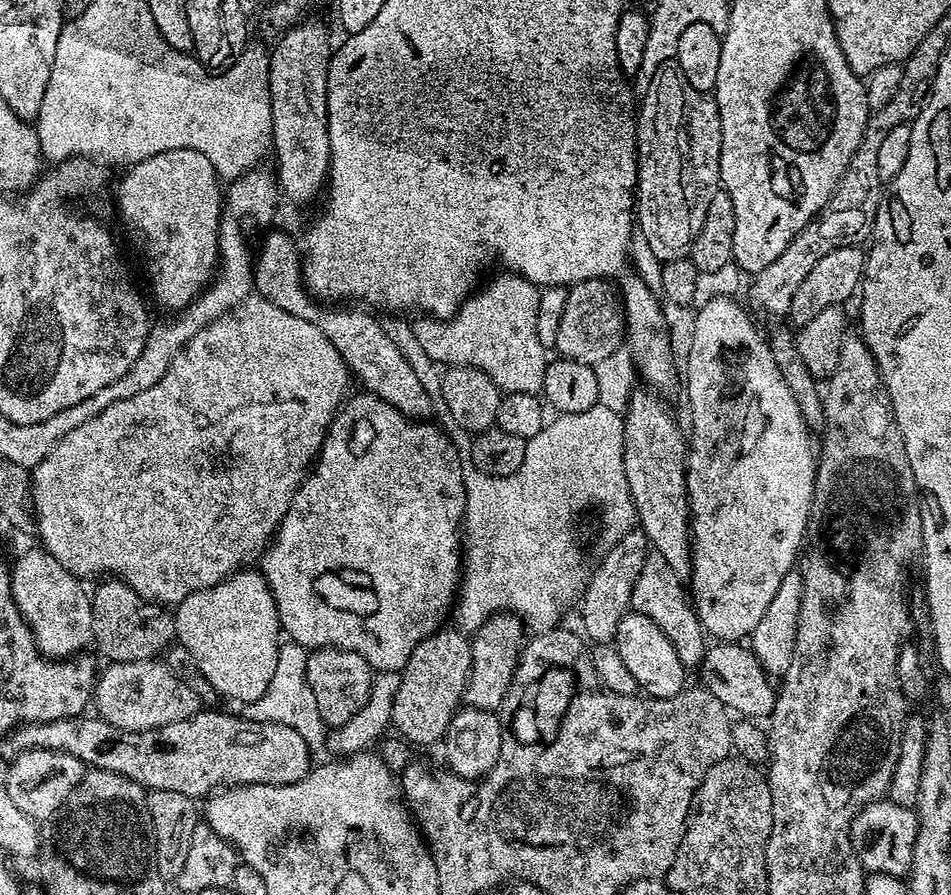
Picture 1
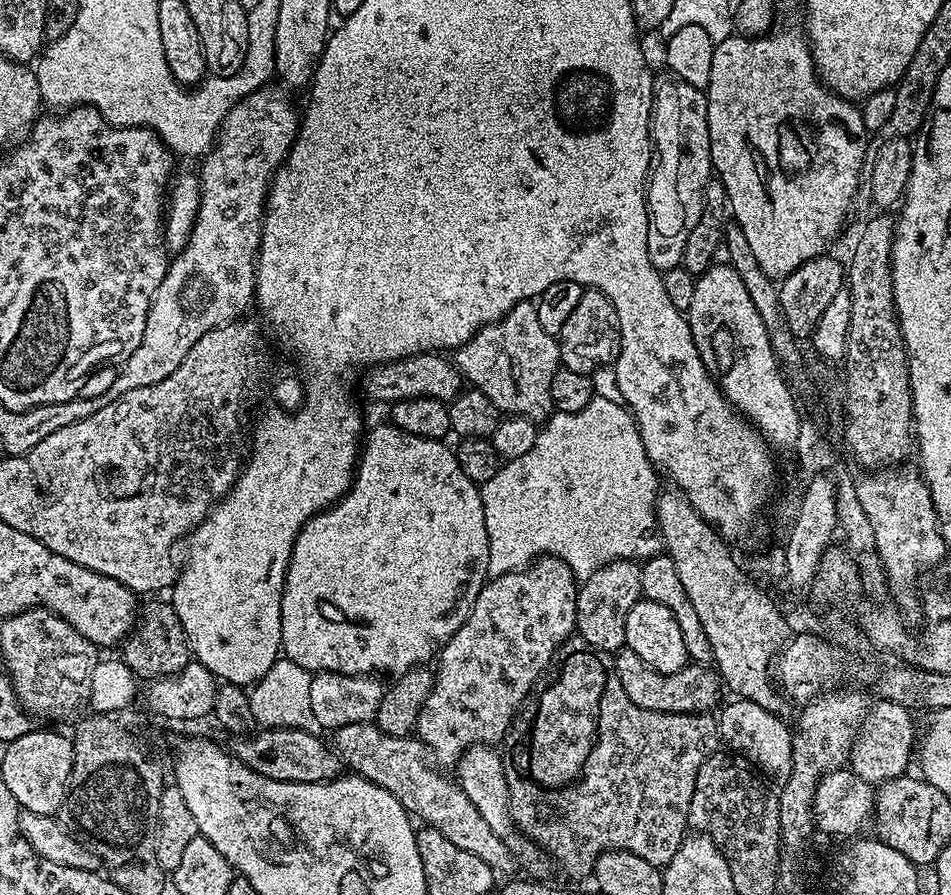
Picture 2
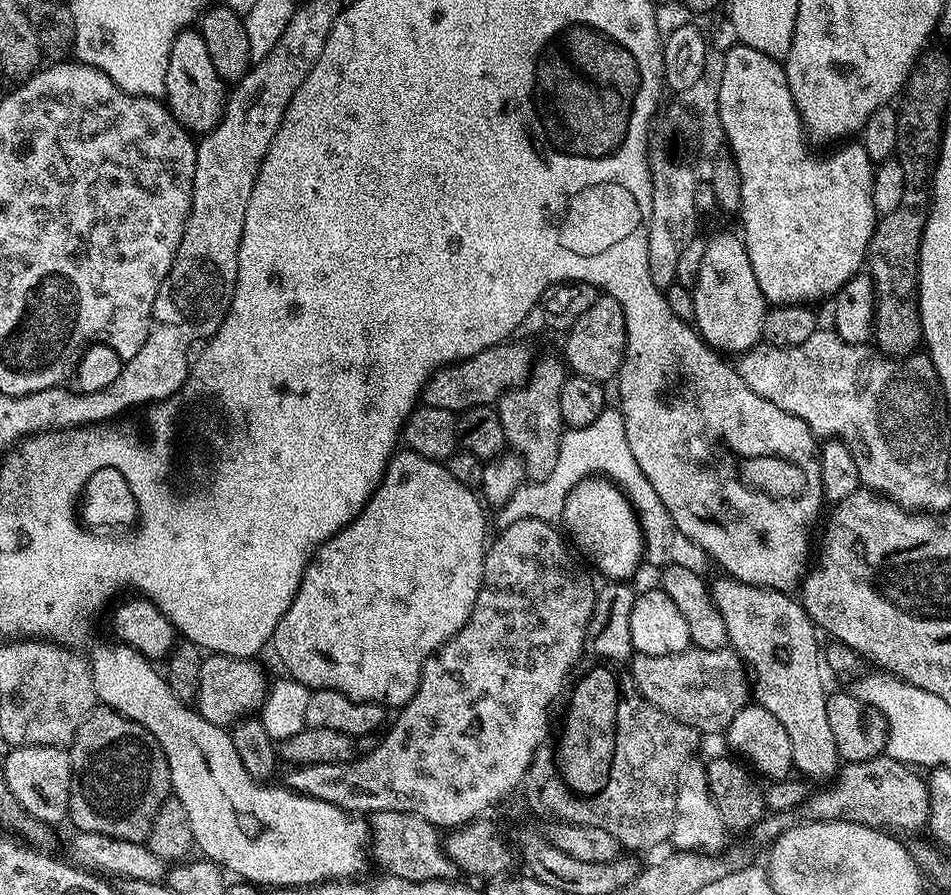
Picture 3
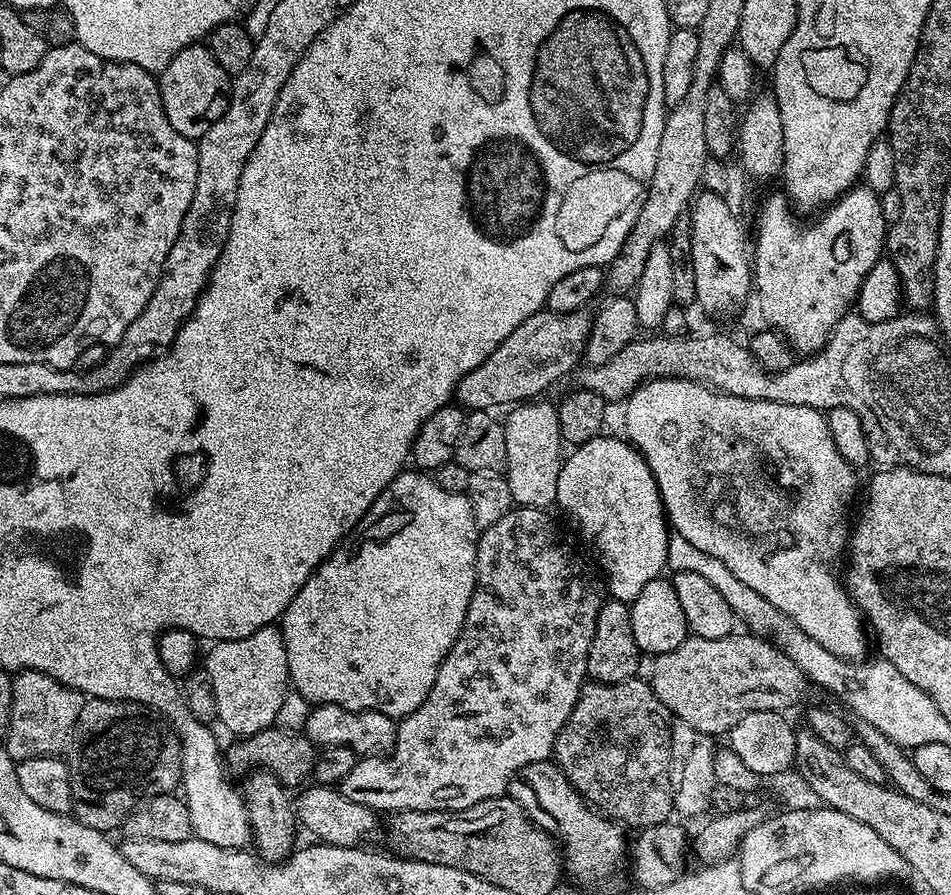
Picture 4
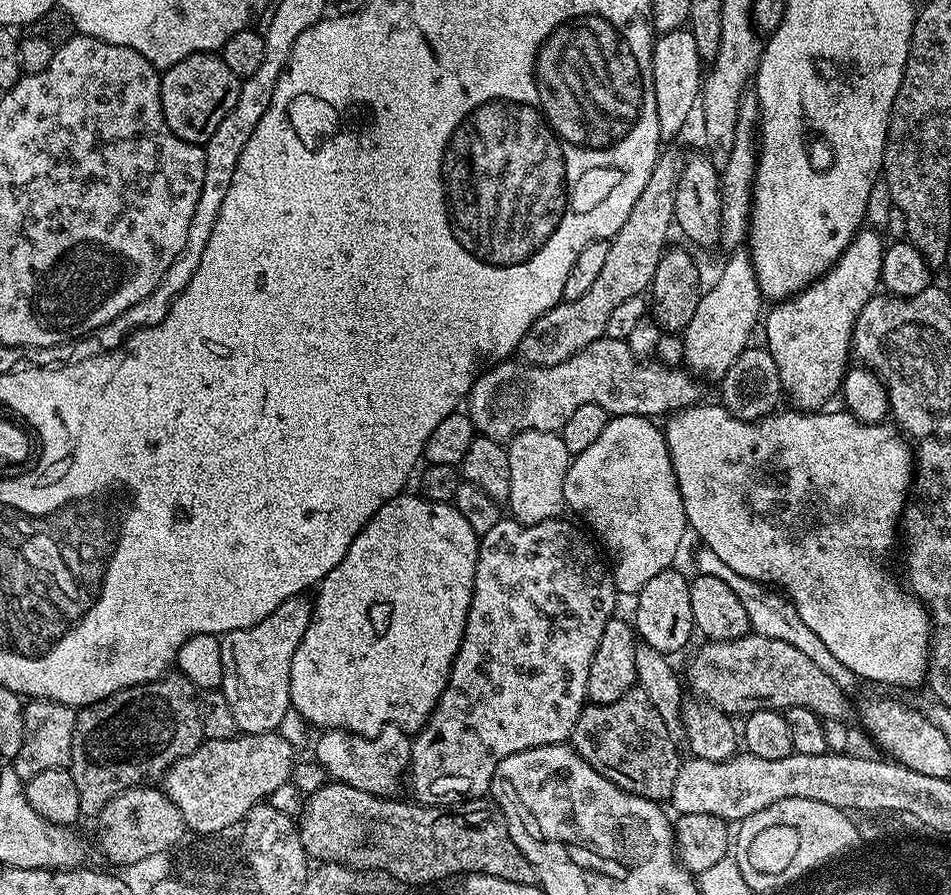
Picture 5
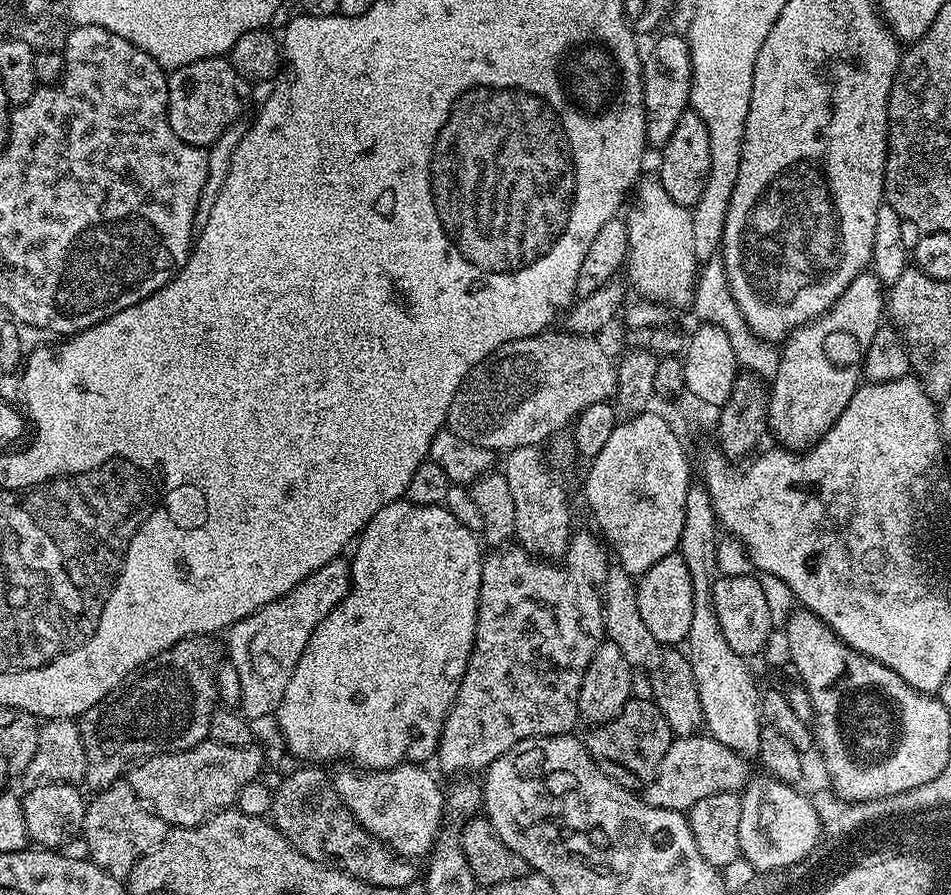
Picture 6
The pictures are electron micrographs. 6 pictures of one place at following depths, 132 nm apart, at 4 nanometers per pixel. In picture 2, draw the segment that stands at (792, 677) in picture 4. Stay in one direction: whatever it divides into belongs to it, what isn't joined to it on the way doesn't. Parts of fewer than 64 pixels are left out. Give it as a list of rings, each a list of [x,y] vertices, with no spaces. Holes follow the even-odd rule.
[[[627,646],[615,653],[614,659],[618,682],[622,682],[622,690],[626,690],[630,702],[634,702],[634,706],[642,706],[642,710],[708,714],[721,703],[722,681],[711,667],[689,666],[674,674],[662,674],[646,666],[646,662],[642,662],[642,658],[638,658],[638,654],[634,654],[634,650],[630,650]]]

